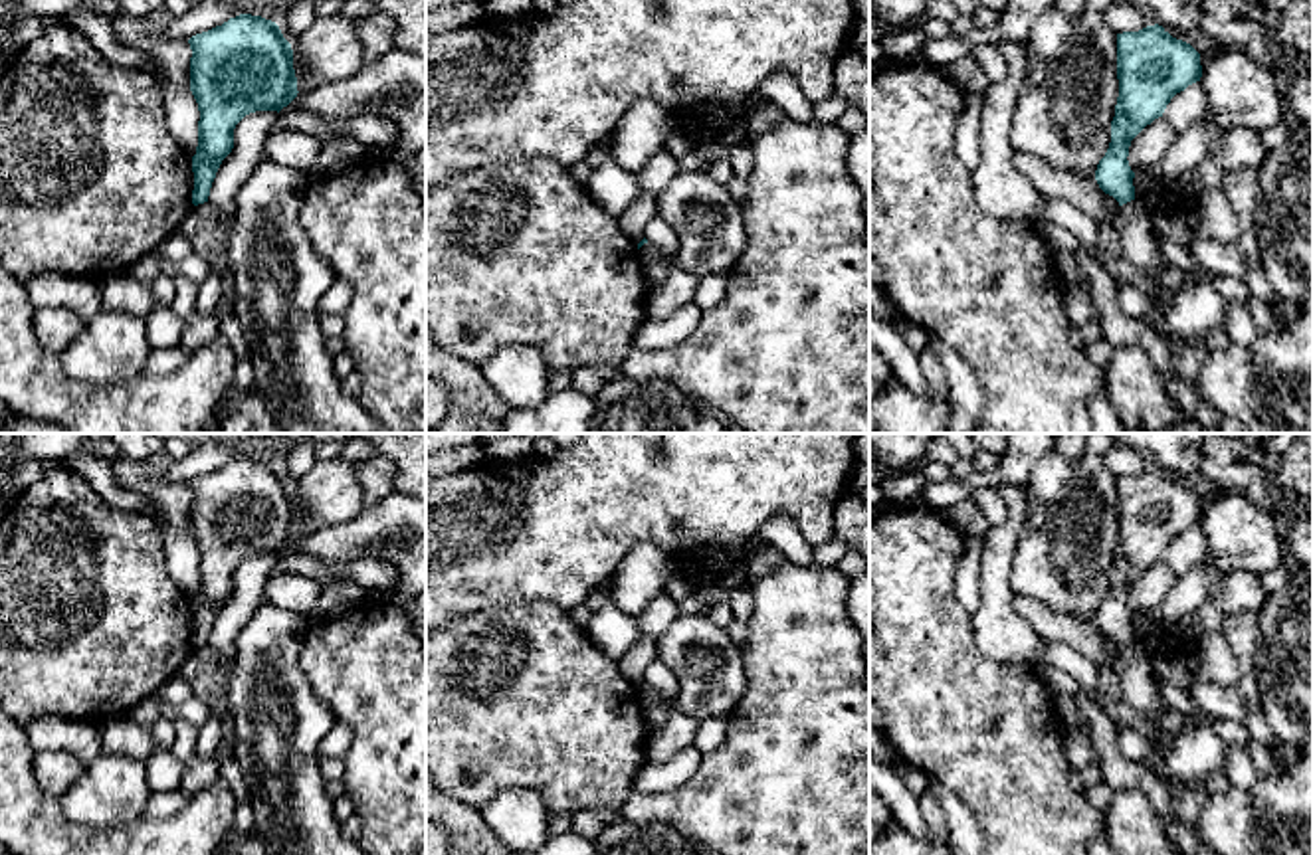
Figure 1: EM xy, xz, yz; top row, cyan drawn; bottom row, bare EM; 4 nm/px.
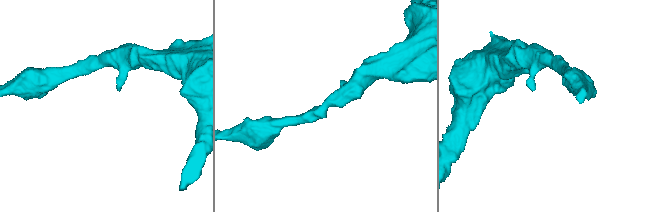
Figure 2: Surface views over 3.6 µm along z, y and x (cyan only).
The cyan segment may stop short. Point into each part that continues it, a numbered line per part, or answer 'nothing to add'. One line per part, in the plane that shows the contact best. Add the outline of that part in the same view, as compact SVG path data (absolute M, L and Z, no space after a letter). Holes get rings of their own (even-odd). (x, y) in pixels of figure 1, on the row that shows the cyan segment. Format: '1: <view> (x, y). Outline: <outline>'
nothing to add

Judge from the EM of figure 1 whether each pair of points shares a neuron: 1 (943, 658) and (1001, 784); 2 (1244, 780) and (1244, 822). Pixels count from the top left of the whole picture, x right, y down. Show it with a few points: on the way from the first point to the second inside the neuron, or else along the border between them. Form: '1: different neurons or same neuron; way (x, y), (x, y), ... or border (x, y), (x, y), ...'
1: same neuron; way (943, 689), (943, 695), (1001, 753)
2: different neurons; border (1260, 776), (1250, 788), (1232, 786)

